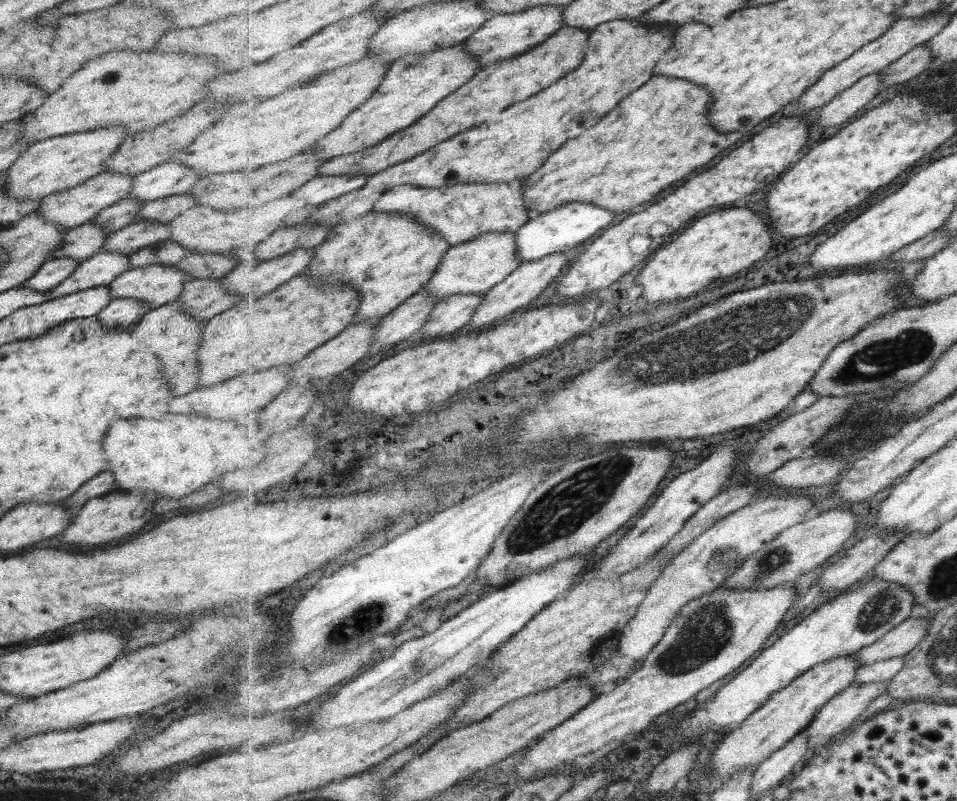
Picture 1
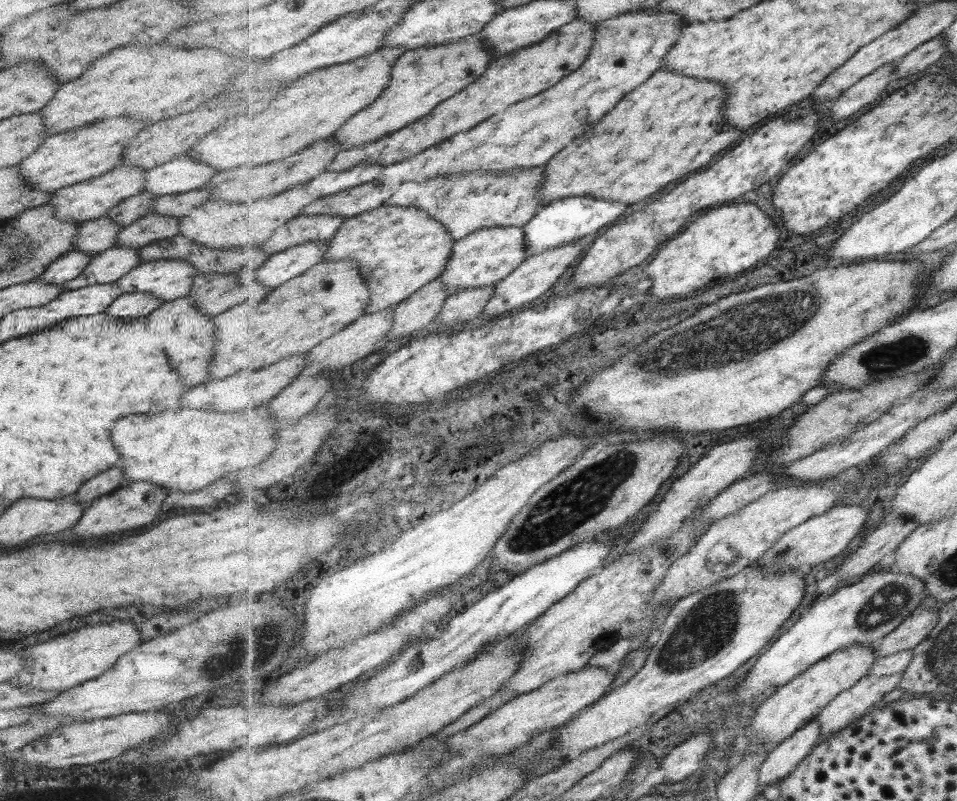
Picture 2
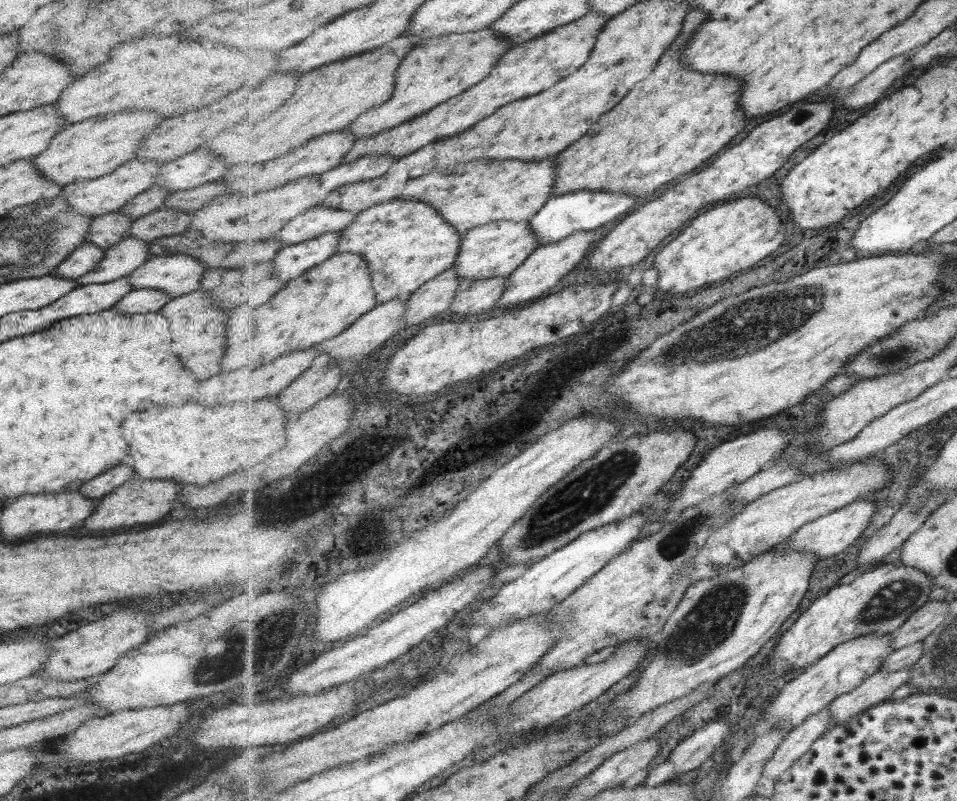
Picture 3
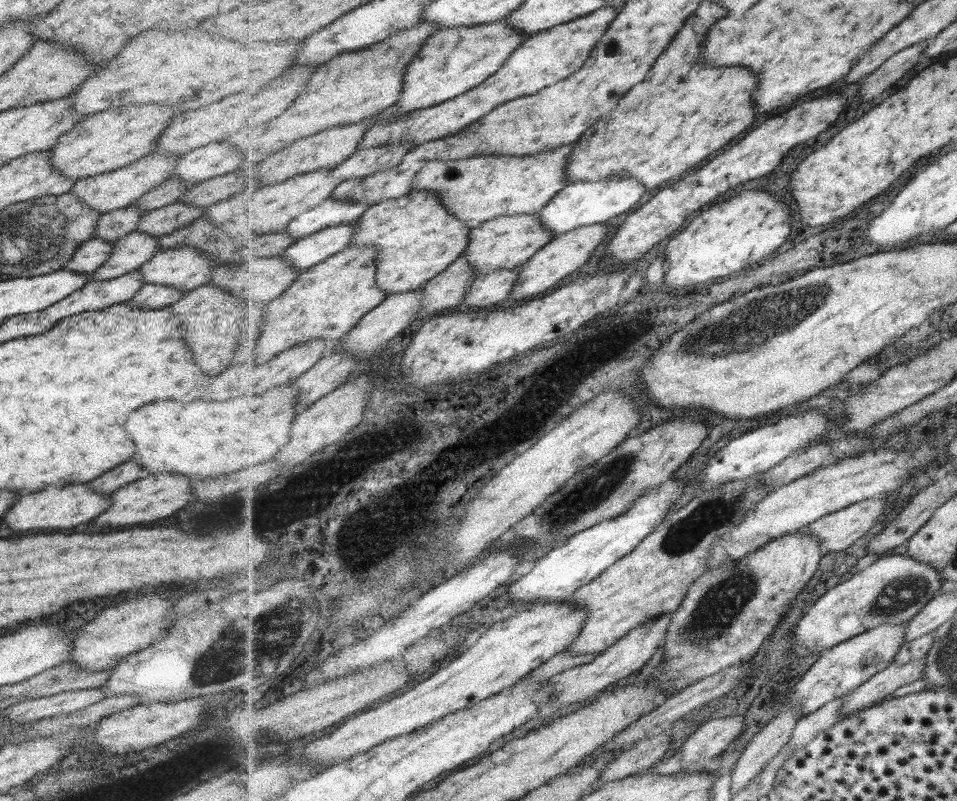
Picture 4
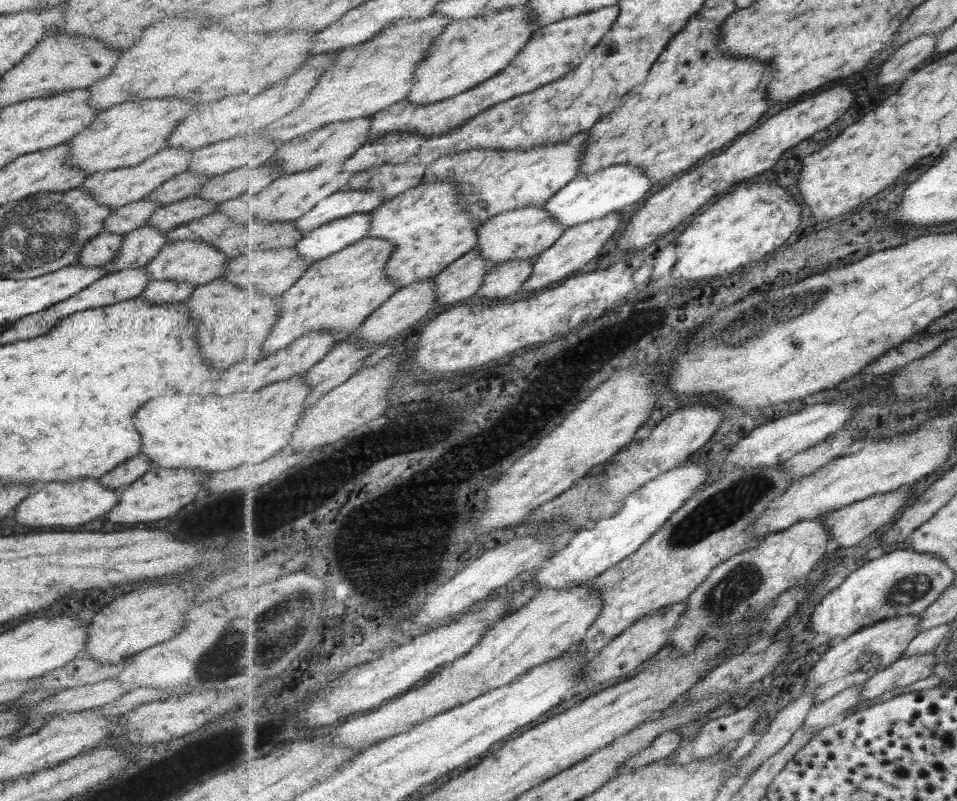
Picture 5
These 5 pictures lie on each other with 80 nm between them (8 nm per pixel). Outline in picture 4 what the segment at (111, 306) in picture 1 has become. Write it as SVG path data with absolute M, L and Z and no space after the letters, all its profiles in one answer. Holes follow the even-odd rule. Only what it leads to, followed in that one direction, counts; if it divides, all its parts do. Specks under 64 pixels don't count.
M145 284L125 303L130 307L161 309L178 301L184 292L173 287Z

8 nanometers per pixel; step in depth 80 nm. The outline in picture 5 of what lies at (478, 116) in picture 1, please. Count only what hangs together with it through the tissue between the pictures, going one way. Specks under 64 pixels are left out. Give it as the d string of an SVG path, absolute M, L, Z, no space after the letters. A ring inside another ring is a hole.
M619 5L606 6L605 9L592 10L590 13L583 13L542 28L539 27L526 44L526 48L511 62L511 68L504 69L481 86L468 90L467 93L458 94L440 103L416 105L404 99L402 102L391 105L372 117L369 139L385 138L387 134L422 134L430 139L435 135L447 134L451 130L457 130L469 118L485 113L495 104L501 104L505 100L533 92L541 88L543 84L559 80L567 72L575 70L579 62L604 39L611 27L618 21L620 12Z

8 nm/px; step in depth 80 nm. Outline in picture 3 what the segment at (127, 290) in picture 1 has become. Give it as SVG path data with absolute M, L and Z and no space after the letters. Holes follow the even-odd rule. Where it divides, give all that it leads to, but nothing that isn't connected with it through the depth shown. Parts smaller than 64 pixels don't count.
M171 253L150 256L131 271L127 278L132 289L160 290L174 298L197 291L204 271L204 266L196 258Z

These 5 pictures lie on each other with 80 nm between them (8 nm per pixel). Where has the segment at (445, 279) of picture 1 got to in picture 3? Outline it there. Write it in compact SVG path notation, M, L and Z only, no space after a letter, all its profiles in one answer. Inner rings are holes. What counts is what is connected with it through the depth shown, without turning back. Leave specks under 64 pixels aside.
M495 221L462 235L462 245L453 266L461 280L483 280L494 276L508 278L541 245L529 221Z

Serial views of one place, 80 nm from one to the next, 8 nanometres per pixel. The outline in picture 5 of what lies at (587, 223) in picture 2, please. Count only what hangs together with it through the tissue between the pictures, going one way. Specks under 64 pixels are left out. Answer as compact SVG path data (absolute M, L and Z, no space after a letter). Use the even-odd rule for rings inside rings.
M621 163L598 173L579 174L547 202L545 210L567 230L582 222L599 221L601 218L607 218L609 214L621 212L624 208L629 209L635 202L645 198L651 185L652 180L649 180L649 175L641 168Z

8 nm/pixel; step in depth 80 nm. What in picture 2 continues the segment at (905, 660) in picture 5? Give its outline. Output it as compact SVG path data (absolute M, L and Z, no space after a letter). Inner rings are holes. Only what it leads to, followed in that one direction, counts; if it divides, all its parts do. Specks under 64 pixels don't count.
M902 673L889 676L867 675L853 688L835 698L818 717L822 739L844 729L881 704L885 694L899 687L902 678Z

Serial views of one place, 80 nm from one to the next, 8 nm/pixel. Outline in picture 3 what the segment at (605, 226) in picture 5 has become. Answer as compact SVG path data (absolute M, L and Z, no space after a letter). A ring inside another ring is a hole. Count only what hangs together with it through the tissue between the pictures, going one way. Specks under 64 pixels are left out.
M596 230L592 231L579 231L571 234L563 241L552 242L549 245L540 245L533 254L527 260L519 266L519 268L508 277L508 283L506 284L505 292L502 292L500 296L499 305L501 308L510 307L511 304L523 304L523 302L529 302L531 298L539 298L541 294L547 294L547 290L551 290L553 286L557 286L565 276L567 272L575 270L585 258L587 258L587 252L591 248L591 244L595 242L596 237L599 234Z

